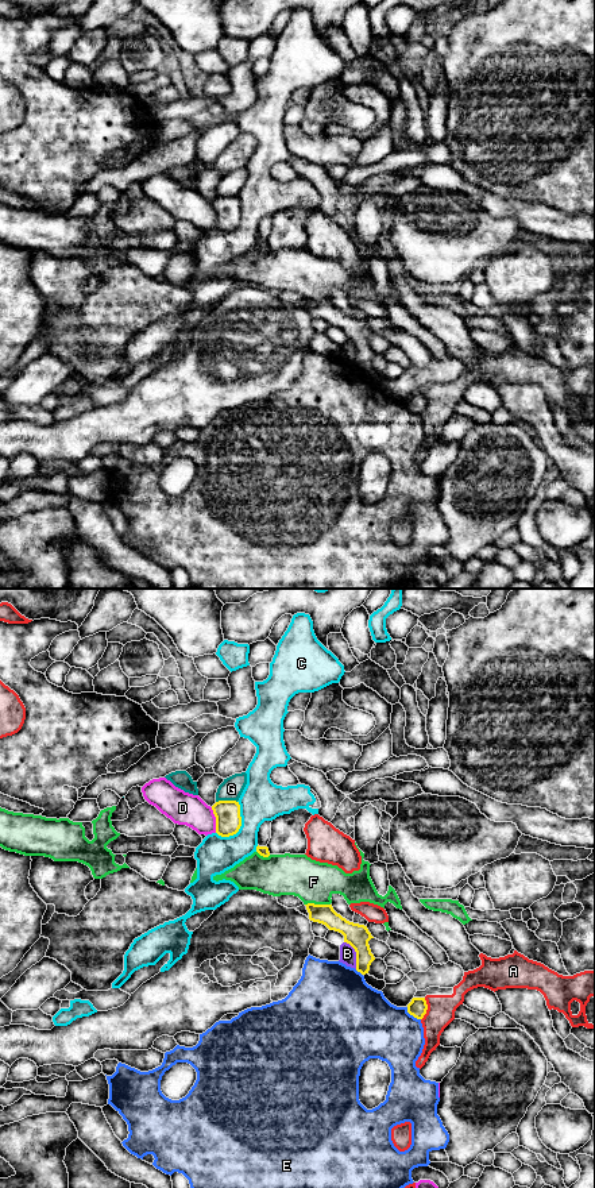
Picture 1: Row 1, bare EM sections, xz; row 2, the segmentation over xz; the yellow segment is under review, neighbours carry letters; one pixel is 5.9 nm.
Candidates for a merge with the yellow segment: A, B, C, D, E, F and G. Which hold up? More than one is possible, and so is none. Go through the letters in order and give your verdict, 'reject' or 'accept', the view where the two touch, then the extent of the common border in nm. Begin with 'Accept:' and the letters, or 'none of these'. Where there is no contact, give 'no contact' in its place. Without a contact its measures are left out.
Accept: none of these
A: reject; contact in xz; length 140 nm
B: reject; contact in xz; length 180 nm
C: reject; contact in xz; length 240 nm
D: reject; contact in xz; length 160 nm
E: reject; contact in xz; length 120 nm
F: reject; contact in xz; length 150 nm
G: reject; contact in xz; length 130 nm

